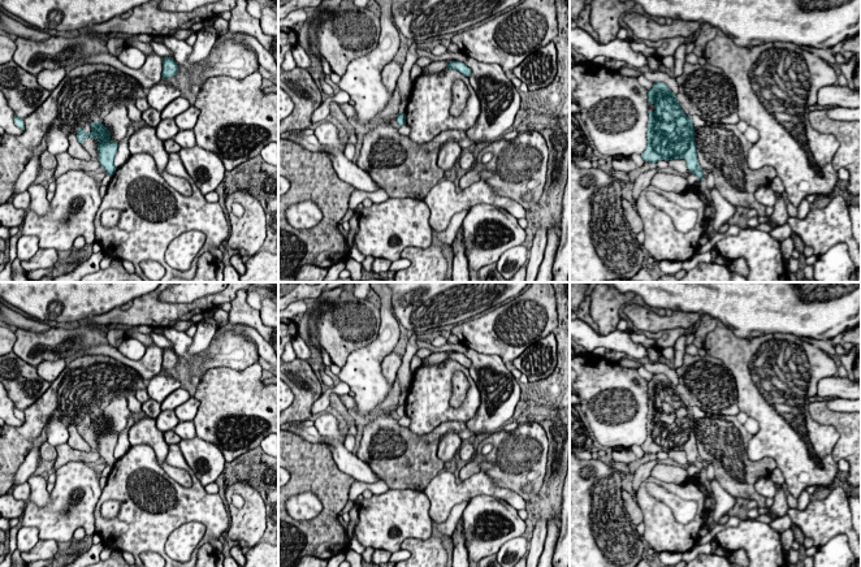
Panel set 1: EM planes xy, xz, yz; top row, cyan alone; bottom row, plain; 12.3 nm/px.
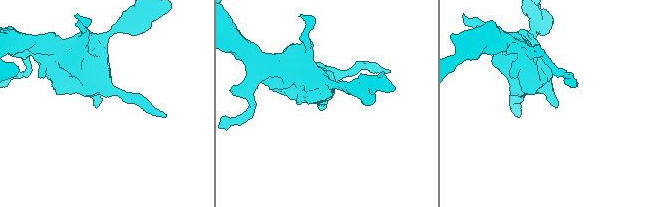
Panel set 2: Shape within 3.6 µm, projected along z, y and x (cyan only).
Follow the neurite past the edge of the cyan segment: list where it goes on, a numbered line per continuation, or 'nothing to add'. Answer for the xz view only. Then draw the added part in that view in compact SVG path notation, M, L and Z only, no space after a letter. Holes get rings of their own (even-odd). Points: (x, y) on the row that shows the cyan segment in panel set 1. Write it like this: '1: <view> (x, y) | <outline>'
nothing to add

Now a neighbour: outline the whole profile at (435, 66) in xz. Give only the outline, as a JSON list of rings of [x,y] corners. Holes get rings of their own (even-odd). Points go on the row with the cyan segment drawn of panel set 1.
[[[450,60],[432,61],[429,65],[423,68],[421,73],[423,74],[441,73],[447,68],[449,64],[450,64]]]

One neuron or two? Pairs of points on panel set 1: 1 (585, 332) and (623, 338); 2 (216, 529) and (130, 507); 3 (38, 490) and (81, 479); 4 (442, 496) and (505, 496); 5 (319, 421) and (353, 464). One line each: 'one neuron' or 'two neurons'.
1: one neuron
2: one neuron
3: two neurons
4: one neuron
5: two neurons

